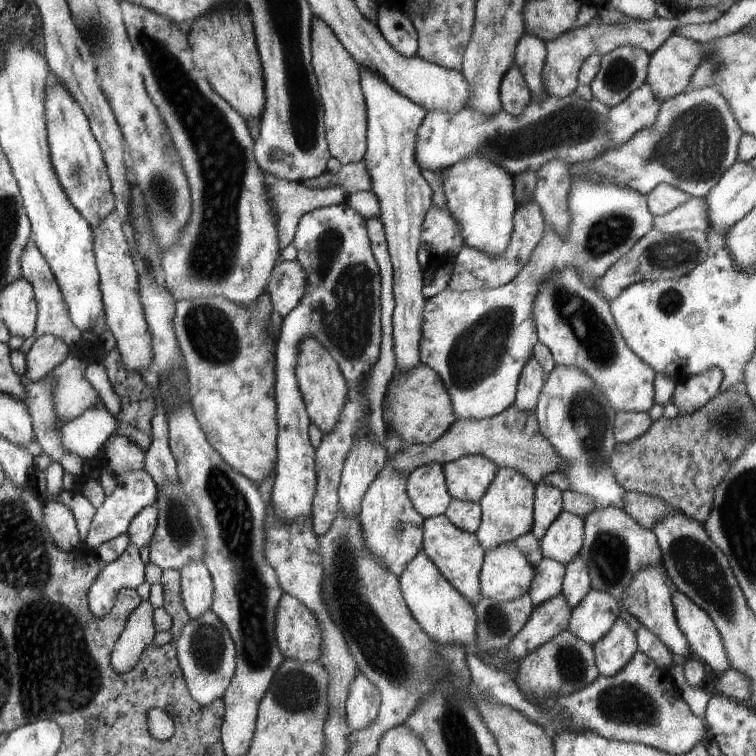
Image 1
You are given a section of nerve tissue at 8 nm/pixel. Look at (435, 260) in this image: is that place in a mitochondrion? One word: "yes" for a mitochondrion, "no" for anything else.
no

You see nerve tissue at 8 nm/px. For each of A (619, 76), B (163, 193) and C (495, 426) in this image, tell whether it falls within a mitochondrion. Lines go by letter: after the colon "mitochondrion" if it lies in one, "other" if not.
A: mitochondrion
B: mitochondrion
C: other

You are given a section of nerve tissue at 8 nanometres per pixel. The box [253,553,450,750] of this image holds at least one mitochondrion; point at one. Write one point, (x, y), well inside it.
(296, 691)

